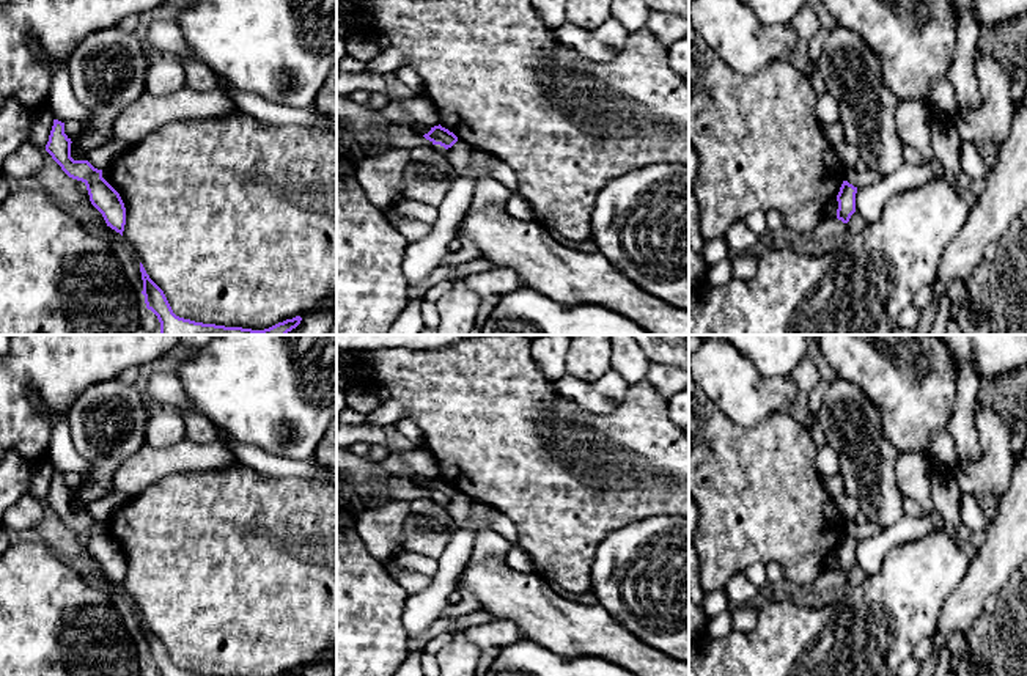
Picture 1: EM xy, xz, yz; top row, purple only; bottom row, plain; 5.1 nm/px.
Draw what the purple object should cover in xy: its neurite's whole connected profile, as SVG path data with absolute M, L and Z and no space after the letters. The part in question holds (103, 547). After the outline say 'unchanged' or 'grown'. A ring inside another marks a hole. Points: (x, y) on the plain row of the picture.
M53 472L46 503L72 531L87 538L91 557L102 566L107 579L123 588L126 577L126 560L120 546L102 530L102 522L88 513L71 509L71 490L64 486L64 475Z; unchanged

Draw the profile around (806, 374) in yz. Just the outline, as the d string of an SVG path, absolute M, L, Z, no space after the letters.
M805 357L794 369L793 380L796 382L799 391L810 393L819 385L819 371L813 362Z

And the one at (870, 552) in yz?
M904 516L892 527L857 541L856 563L867 575L874 575L881 569L881 564L892 547L922 538L931 531L939 530L928 517Z

